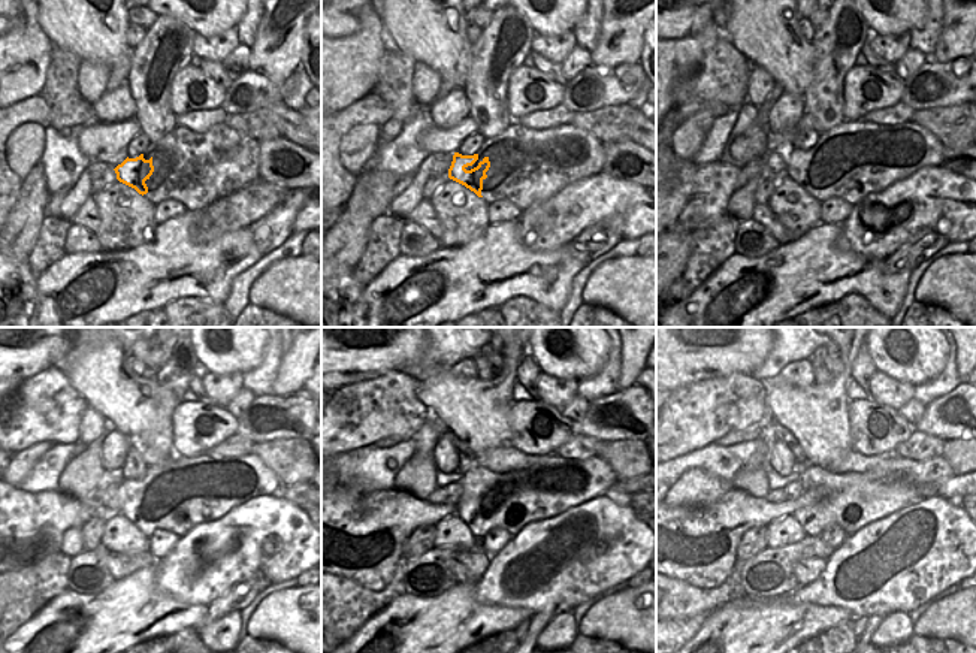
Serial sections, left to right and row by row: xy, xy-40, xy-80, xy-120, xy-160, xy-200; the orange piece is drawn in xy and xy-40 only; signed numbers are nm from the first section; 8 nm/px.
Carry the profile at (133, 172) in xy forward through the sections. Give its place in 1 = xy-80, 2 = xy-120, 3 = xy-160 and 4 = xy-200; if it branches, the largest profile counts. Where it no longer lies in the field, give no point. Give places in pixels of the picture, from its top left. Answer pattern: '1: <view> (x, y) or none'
1: xy-80 (797, 159)
2: xy-120 (129, 492)
3: xy-160 (468, 513)
4: xy-200 (806, 516)

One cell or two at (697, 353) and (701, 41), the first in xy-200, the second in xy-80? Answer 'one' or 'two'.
two

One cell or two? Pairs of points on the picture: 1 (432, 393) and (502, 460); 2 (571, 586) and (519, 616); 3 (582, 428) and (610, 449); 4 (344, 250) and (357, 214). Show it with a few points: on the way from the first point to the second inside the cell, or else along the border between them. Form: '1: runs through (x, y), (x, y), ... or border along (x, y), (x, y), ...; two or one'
1: border along (508, 444), (477, 455); two
2: border along (495, 602), (504, 607), (525, 607), (534, 611); two
3: border along (640, 440), (604, 441); two
4: runs through (346, 241), (353, 223); one

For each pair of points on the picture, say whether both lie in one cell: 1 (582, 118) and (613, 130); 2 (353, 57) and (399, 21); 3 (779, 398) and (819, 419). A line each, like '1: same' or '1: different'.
1: same
2: different
3: same

